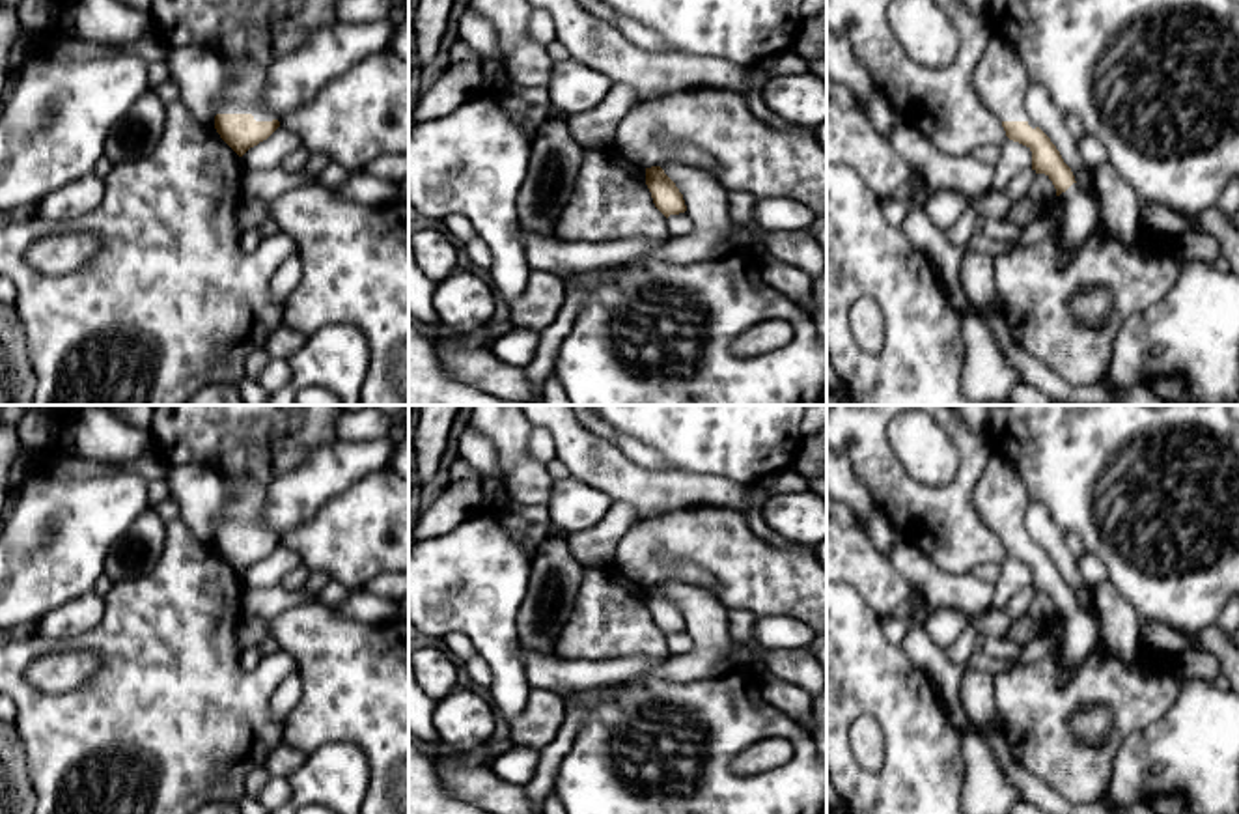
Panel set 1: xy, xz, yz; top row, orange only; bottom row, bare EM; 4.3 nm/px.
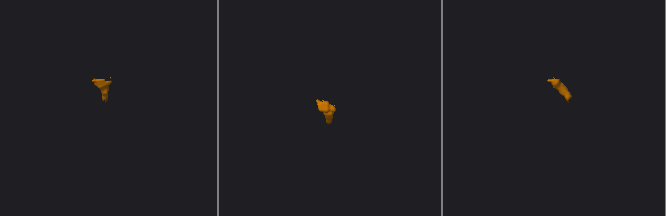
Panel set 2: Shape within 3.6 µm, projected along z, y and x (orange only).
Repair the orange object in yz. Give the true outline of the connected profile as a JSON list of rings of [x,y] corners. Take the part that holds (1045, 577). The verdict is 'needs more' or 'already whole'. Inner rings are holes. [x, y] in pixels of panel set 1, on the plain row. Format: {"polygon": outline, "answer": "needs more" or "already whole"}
{"polygon": [[[991,454],[981,480],[972,491],[972,504],[981,521],[1002,540],[1006,554],[1032,569],[1032,588],[1045,592],[1052,599],[1056,614],[1064,618],[1058,640],[1058,681],[1065,683],[1071,672],[1095,650],[1099,624],[1077,603],[1056,564],[1030,538],[1026,530],[1030,497],[1008,457]]], "answer": "needs more"}

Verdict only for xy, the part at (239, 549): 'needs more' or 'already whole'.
needs more

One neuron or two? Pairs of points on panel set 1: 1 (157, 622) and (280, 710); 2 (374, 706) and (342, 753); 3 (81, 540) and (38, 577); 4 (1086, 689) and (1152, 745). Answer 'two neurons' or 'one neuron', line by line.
1: two neurons
2: two neurons
3: one neuron
4: two neurons

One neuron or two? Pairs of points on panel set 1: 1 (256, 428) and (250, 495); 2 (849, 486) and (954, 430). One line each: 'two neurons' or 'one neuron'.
1: two neurons
2: two neurons

